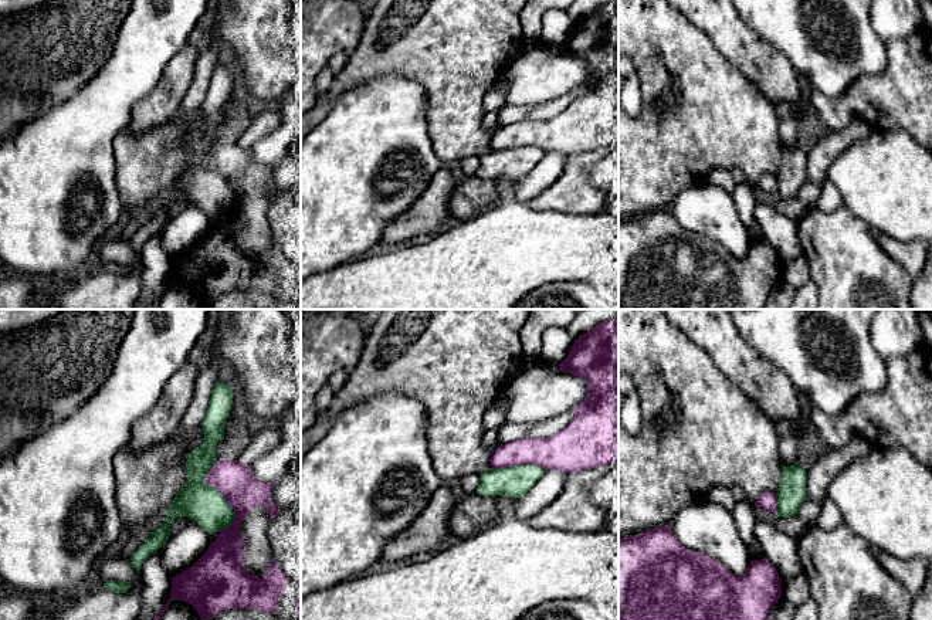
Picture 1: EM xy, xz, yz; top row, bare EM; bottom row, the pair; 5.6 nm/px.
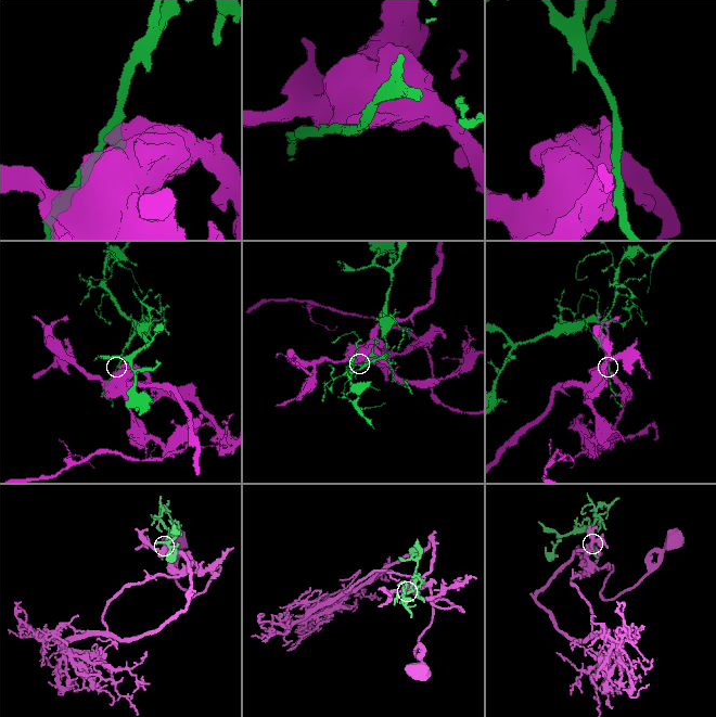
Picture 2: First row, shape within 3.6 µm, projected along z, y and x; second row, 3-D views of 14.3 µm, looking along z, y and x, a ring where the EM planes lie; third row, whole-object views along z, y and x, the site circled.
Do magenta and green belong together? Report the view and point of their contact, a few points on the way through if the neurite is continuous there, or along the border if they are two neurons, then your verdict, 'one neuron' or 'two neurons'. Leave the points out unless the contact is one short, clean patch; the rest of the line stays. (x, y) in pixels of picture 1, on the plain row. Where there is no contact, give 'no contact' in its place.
contact xy (223, 176); border xy (217, 142), (206, 163), (234, 197), (222, 213); two neurons

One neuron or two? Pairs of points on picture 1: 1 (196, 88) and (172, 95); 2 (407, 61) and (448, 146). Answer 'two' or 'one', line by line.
1: two
2: one

